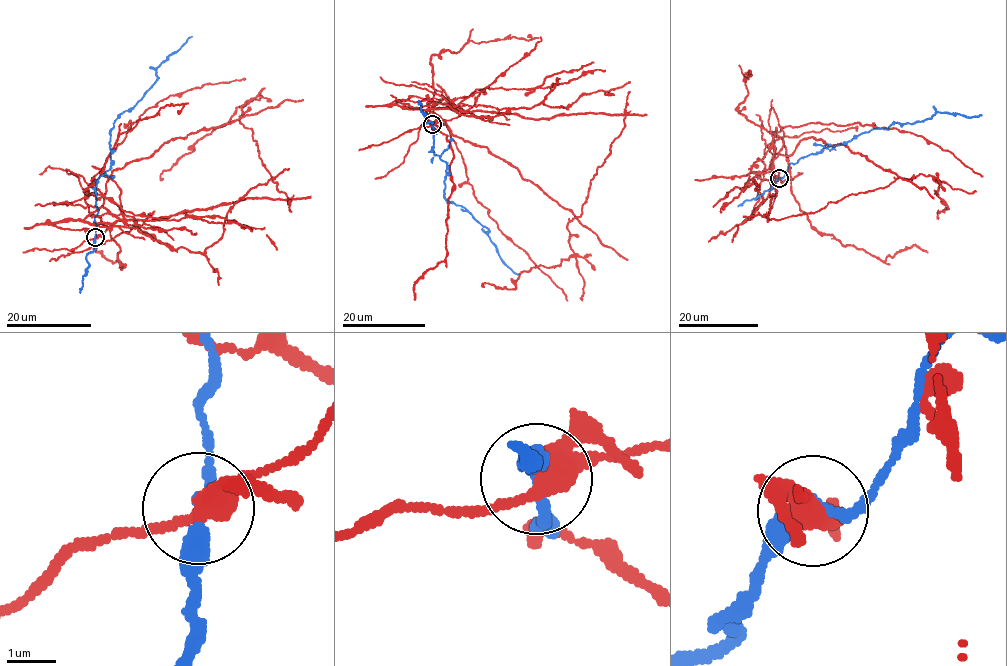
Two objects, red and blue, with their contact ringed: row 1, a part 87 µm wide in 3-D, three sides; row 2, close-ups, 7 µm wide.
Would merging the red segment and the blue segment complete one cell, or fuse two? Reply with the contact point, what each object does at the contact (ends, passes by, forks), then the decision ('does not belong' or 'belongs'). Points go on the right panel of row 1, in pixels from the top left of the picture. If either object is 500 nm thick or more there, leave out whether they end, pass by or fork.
(779, 178) | red passes by | blue passes by | does not belong

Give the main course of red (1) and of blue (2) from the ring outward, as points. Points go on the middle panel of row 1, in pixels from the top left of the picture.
1: (432, 124), (466, 112), (625, 114), (582, 214), (568, 224), (574, 254), (521, 273), (512, 289), (484, 286)
2: (432, 124), (434, 154), (446, 162), (445, 199), (487, 228), (497, 252), (519, 275)

